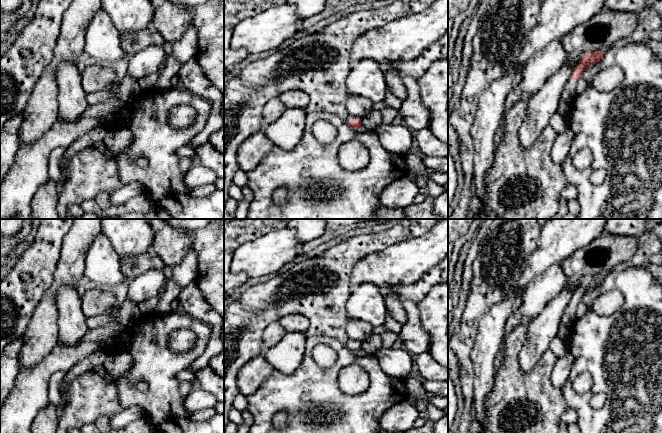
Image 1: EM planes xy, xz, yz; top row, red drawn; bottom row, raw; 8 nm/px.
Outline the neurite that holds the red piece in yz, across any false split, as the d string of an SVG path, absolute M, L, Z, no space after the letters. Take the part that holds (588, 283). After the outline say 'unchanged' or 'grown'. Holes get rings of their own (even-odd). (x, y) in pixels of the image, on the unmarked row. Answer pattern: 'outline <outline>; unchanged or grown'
outline M595 275L582 279L579 288L573 293L570 302L567 304L561 316L561 323L571 328L576 321L577 305L582 301L586 292L598 287L604 280L605 275Z; grown

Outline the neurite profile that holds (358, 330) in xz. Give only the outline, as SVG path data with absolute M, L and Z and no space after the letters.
M347 319L346 333L350 339L362 343L372 336L373 327L362 320Z

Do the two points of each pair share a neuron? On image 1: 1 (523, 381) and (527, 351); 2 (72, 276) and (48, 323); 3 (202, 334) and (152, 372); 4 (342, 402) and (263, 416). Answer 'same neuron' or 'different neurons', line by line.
1: different neurons
2: same neuron
3: same neuron
4: same neuron

